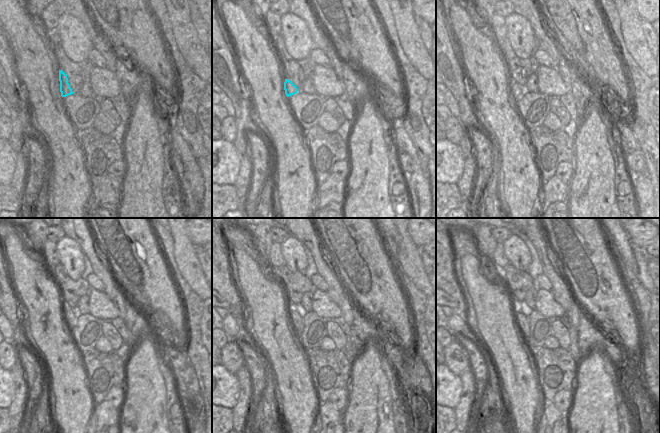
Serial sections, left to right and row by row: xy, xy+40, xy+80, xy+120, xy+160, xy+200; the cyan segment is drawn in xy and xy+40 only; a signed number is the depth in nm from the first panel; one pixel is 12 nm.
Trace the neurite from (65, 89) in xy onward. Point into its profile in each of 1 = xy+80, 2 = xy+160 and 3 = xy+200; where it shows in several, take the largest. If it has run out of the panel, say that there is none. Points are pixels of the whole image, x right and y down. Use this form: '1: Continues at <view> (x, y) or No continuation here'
1: Continues at xy+80 (517, 91)
2: Continues at xy+160 (296, 313)
3: Continues at xy+200 (521, 313)

